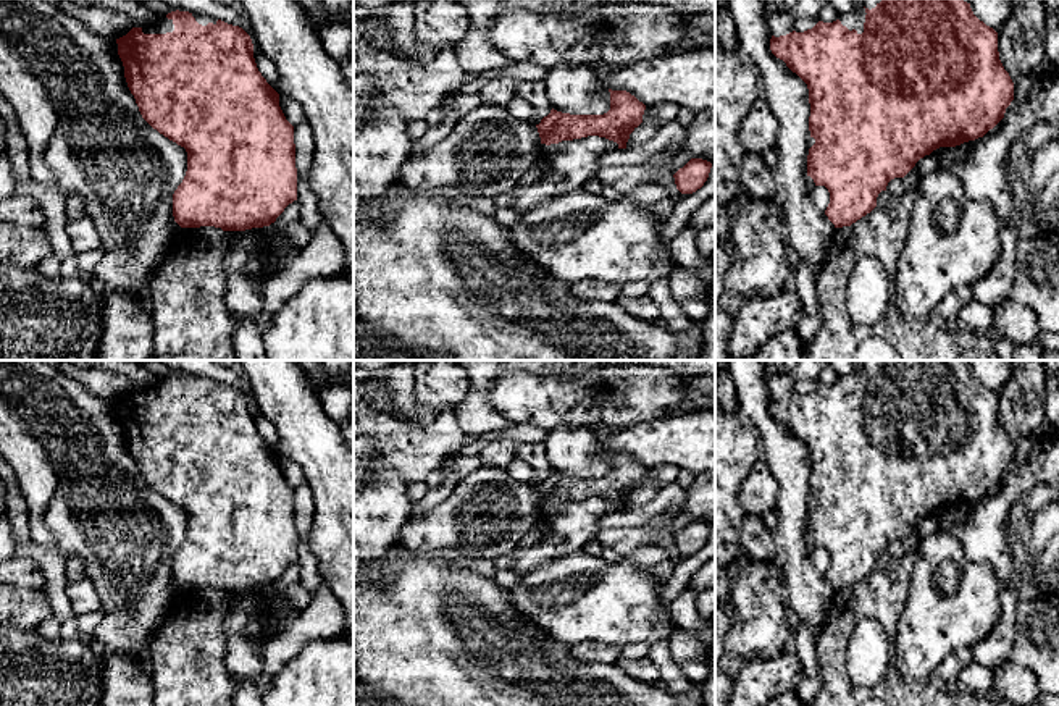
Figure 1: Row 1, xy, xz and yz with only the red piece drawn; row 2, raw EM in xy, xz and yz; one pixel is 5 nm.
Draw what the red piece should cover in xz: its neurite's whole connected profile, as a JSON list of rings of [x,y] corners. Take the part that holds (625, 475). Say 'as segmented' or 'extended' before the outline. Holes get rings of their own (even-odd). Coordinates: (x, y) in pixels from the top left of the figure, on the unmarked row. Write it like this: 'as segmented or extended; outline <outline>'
as segmented; outline [[[626,452],[610,454],[610,472],[604,477],[570,477],[550,472],[536,486],[541,506],[550,507],[588,498],[599,498],[626,511],[630,496],[643,485],[646,467]]]

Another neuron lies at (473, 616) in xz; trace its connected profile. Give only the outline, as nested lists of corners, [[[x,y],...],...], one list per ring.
[[[392,544],[370,565],[362,570],[354,569],[354,688],[363,688],[384,706],[675,706],[672,695],[660,683],[647,683],[630,677],[617,664],[583,662],[570,654],[565,645],[528,617],[521,616],[492,578],[484,578],[475,572],[437,564],[428,554],[408,553],[402,546]]]

